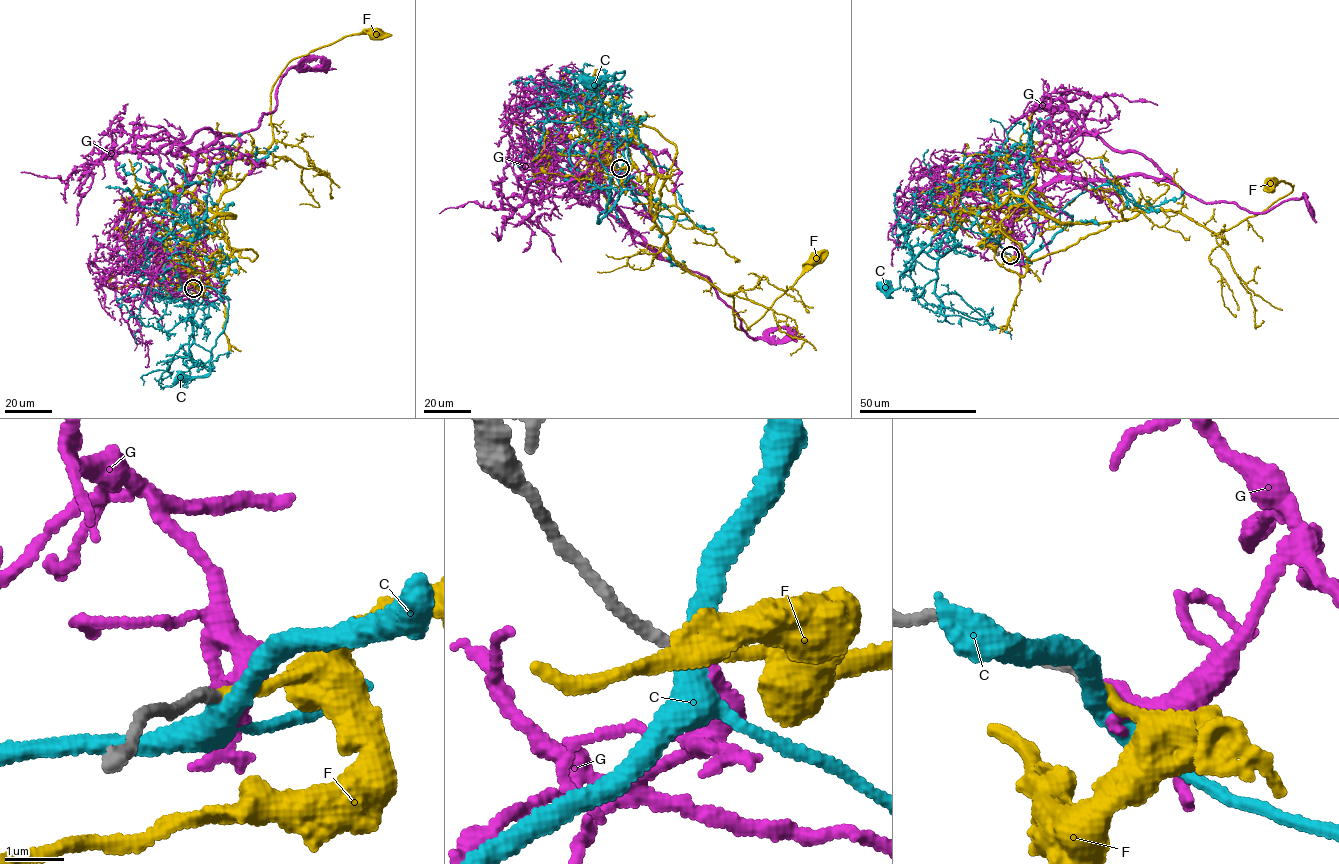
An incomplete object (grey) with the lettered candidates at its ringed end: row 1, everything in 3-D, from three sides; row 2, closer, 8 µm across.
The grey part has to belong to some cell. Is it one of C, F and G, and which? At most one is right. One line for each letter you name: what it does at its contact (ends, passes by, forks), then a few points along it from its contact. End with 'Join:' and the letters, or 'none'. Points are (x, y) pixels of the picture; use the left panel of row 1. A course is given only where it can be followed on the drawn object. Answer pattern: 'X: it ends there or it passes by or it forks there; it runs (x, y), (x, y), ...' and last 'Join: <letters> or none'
F: it ends there; it runs (193, 288), (229, 255), (220, 173), (267, 150), (281, 72), (374, 31)
Join: F

